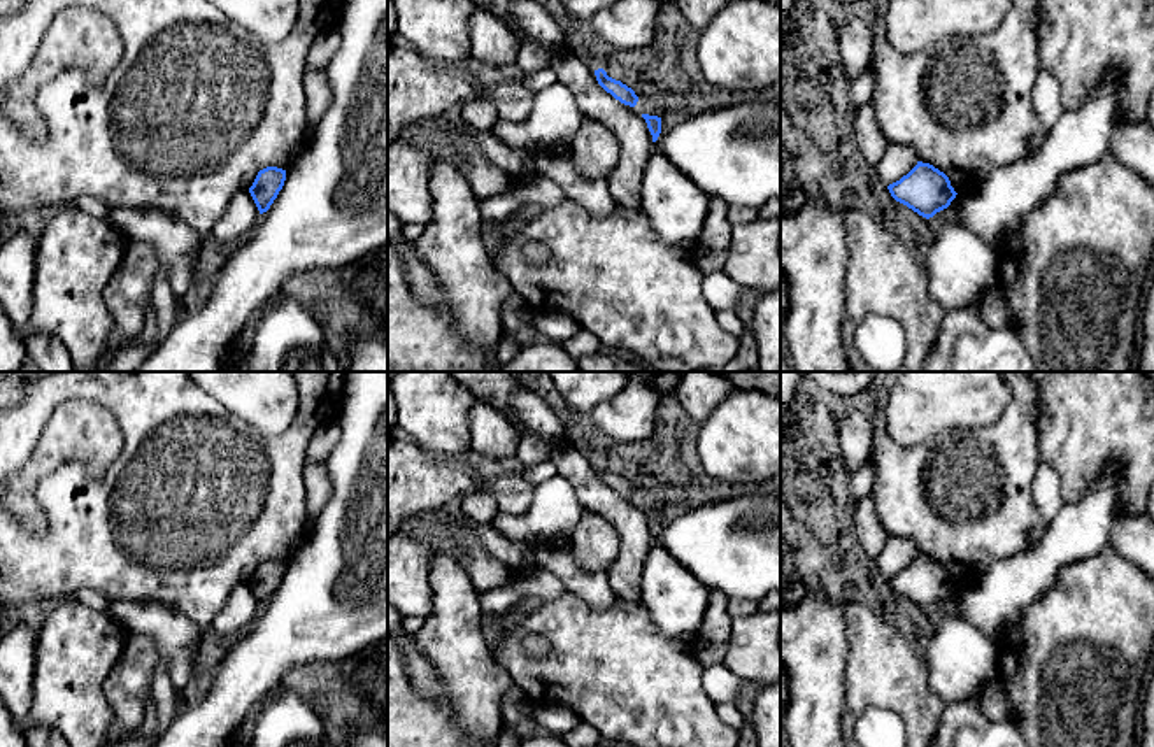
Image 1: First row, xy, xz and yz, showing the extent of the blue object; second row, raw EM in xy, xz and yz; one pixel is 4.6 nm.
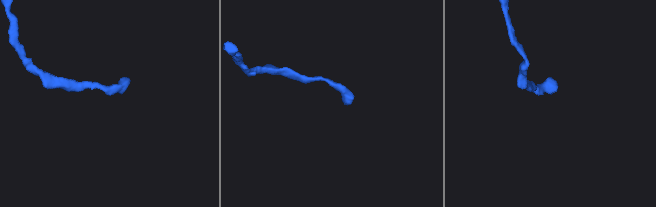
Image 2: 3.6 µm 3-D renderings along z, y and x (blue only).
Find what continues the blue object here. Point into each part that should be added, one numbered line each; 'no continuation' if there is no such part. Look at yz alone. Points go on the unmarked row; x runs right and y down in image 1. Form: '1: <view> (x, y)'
no continuation

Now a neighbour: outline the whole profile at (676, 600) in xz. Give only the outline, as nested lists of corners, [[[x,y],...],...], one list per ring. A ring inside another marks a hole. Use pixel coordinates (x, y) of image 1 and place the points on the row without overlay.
[[[652,544],[644,563],[640,603],[663,637],[686,640],[696,635],[709,598],[710,589],[707,586],[663,547]]]

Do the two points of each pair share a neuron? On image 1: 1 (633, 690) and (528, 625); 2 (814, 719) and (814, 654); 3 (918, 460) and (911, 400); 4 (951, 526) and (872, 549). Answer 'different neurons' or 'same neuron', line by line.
1: same neuron
2: same neuron
3: different neurons
4: different neurons

